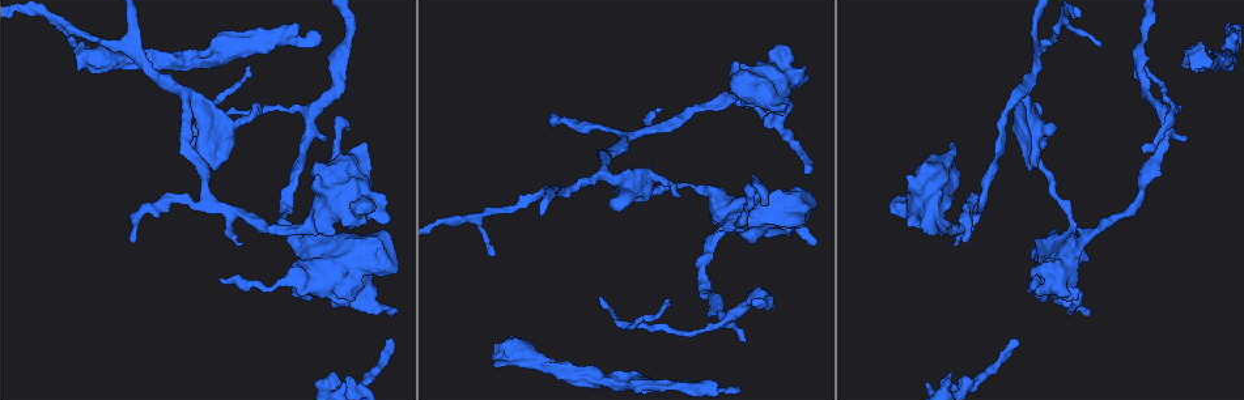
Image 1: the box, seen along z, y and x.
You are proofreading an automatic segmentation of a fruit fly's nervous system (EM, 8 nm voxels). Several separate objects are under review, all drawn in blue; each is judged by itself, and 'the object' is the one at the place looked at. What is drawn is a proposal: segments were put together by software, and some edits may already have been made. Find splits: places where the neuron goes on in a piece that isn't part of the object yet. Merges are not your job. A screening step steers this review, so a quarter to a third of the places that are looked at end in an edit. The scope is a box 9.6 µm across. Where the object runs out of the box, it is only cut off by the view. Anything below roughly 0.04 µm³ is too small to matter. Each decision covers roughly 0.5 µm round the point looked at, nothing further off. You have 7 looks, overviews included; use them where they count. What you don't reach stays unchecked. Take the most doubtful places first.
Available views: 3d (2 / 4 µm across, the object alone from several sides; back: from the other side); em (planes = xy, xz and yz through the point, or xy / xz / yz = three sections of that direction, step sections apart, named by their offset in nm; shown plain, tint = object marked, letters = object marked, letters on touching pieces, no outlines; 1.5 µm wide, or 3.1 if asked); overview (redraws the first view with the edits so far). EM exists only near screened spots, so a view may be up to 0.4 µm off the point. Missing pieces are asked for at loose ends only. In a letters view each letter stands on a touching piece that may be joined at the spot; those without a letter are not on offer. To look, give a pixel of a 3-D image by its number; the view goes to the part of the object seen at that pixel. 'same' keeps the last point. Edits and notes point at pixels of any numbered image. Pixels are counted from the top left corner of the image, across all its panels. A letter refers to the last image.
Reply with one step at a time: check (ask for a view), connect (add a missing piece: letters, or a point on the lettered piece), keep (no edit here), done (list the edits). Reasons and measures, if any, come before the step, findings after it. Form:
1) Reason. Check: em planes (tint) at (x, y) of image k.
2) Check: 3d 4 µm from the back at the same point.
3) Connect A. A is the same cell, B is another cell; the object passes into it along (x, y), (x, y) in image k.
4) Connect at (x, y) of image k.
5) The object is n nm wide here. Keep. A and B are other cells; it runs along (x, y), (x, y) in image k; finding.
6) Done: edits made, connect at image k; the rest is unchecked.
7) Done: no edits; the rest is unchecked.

Long arm stops here. Check: em planes (letters) at (737, 389) of image 1.

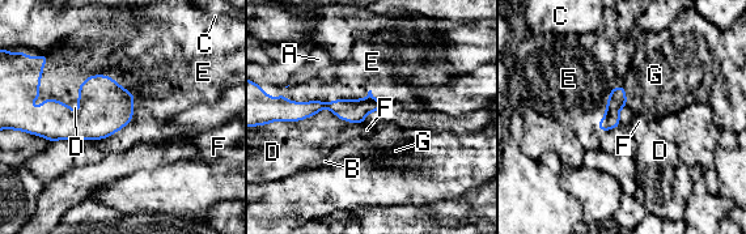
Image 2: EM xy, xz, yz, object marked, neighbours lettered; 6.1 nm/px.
The object is 110 nm wide here. Connect E. E is the same cell, A, B, C, D, F and G are other cells; the object passes into it along (352, 110), (327, 102), (352, 79) in image 2; the neuron continues.

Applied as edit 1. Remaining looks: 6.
Check: overview.

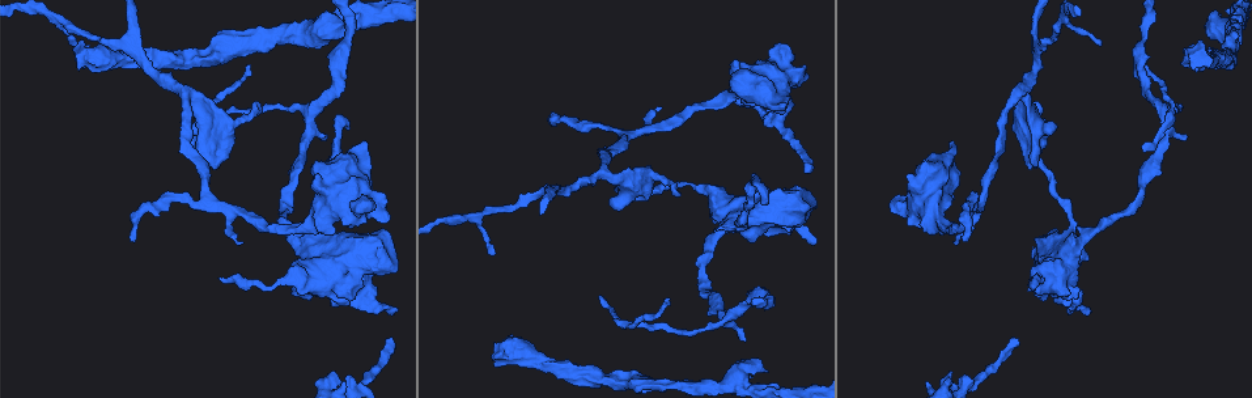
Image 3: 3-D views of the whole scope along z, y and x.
Free end. Check: 3d 4 µm at (249, 65) of image 3.

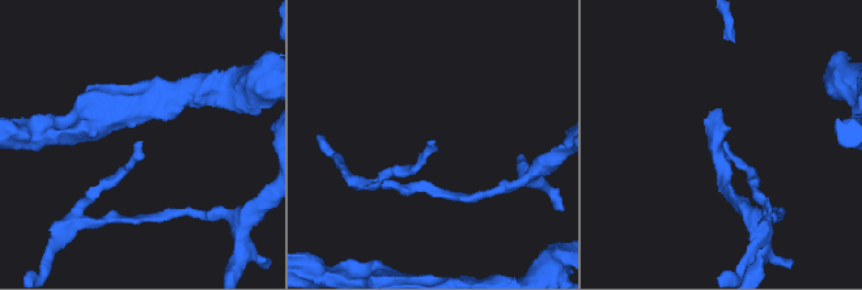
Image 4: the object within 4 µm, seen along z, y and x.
Check: em planes (letters) at (724, 143) of image 4.

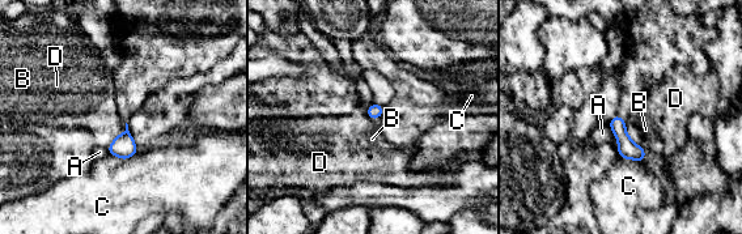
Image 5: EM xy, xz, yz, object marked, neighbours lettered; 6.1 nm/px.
The longest contact is with C, 170 nm. Keep. A, B, C and D are other cells; a border runs along (607, 124), (618, 148) in image 5; none of them fits.

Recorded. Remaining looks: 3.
Done: edits made, connect at image 2; the rest is unchecked.

